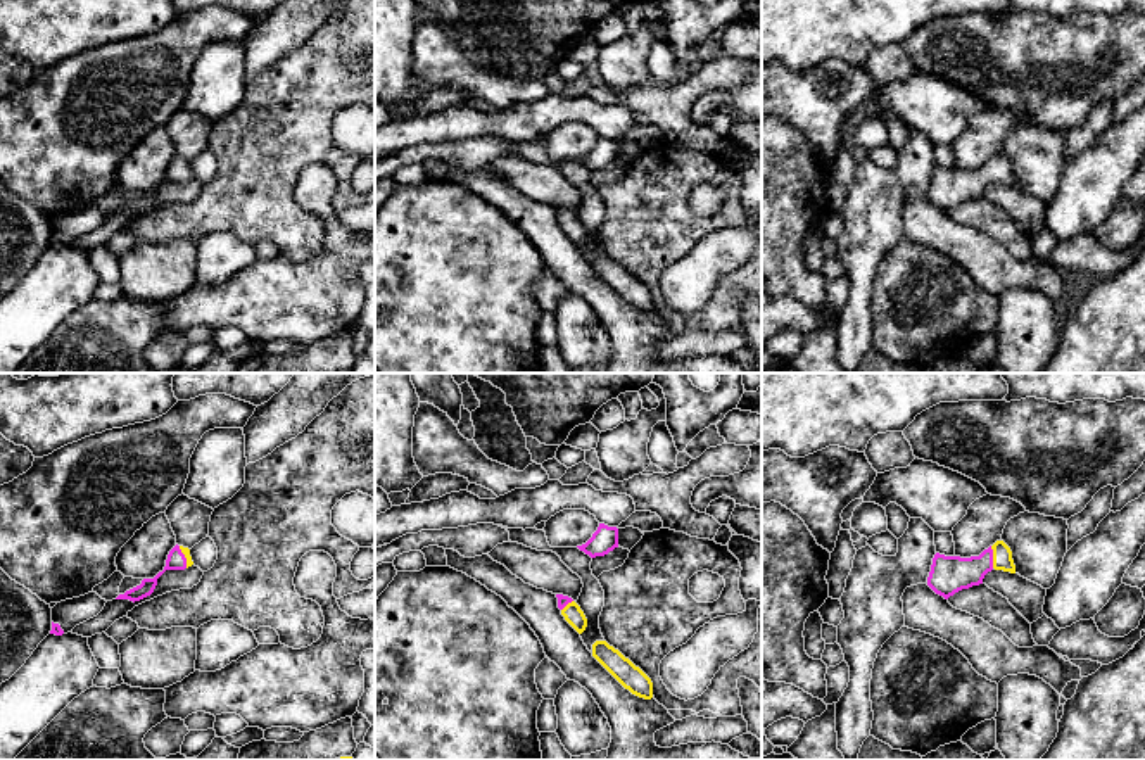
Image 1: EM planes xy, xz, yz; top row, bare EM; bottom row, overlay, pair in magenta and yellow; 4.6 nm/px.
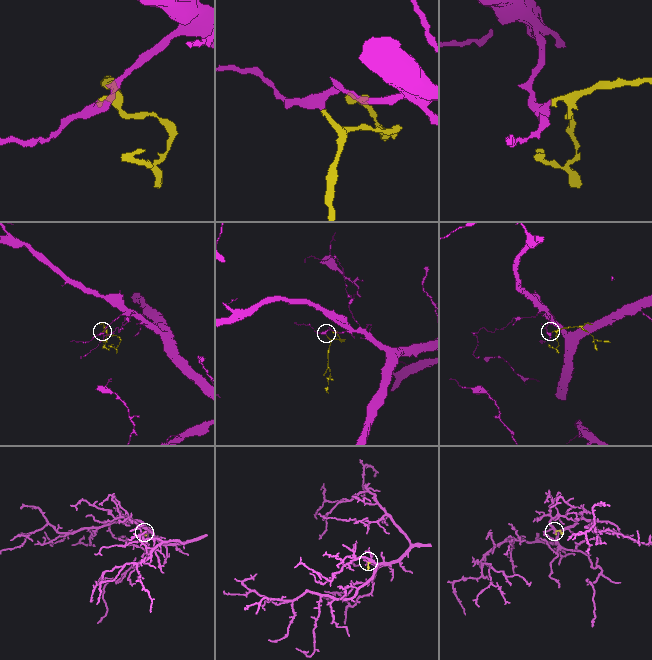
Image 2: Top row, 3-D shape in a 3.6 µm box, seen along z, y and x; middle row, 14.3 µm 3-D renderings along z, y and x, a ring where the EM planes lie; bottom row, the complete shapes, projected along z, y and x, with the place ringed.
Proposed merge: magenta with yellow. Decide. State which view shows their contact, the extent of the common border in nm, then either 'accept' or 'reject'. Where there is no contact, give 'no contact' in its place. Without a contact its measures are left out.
yz | 110 nm | accept

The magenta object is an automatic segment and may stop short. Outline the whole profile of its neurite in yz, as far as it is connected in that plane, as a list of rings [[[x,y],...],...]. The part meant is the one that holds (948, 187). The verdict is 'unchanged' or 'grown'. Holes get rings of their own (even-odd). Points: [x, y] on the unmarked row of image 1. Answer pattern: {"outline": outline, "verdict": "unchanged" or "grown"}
{"outline": [[[996,154],[979,169],[960,171],[936,166],[933,171],[927,199],[945,212],[962,202],[983,197],[991,183],[1015,187],[1012,164],[1003,154]]], "verdict": "grown"}

